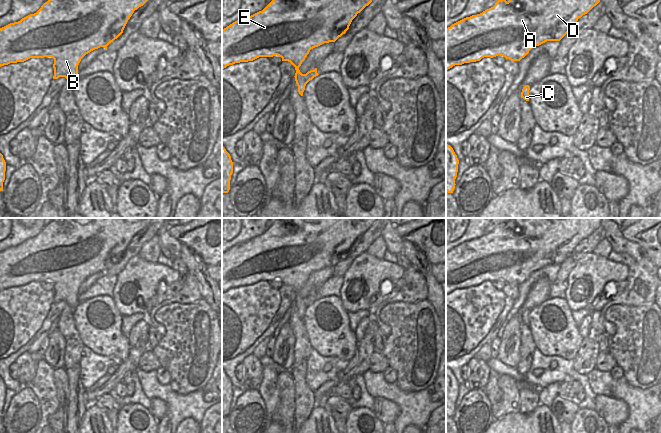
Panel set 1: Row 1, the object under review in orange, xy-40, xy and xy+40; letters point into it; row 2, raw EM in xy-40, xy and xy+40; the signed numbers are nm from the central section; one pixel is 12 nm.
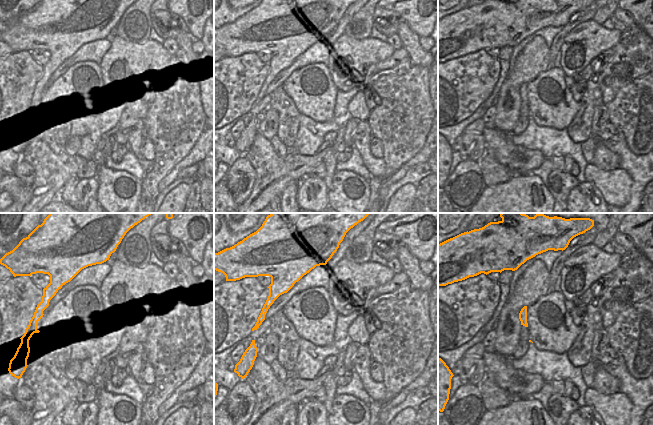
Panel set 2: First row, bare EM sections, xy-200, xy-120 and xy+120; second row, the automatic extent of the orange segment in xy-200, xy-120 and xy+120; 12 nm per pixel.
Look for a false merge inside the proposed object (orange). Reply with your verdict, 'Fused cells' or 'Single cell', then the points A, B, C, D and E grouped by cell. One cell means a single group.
Single cell. Groups: A B C D E

